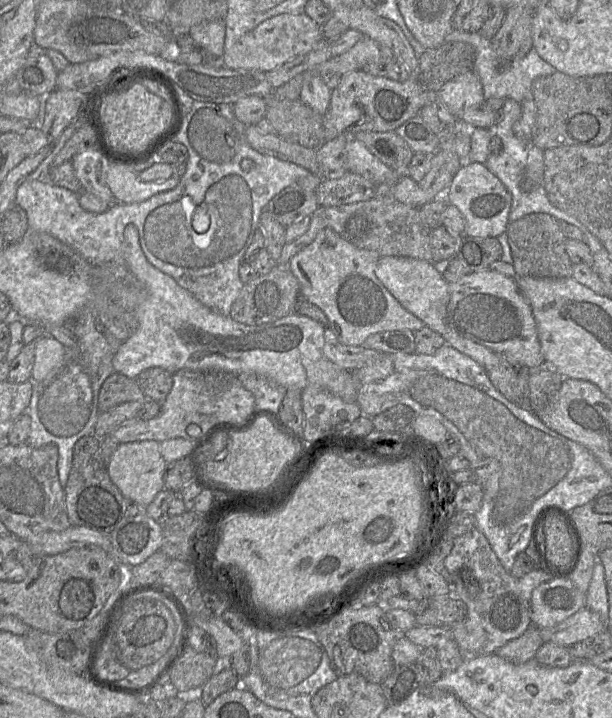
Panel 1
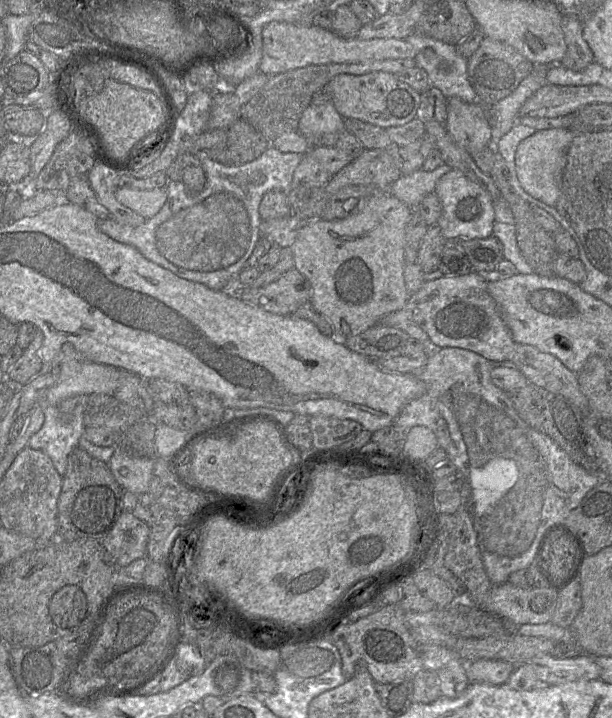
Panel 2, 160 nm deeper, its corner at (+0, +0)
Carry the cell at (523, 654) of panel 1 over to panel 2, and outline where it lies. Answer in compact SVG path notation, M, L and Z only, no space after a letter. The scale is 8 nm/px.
M482 659L467 664L466 673L470 683L490 685L505 684L516 665L497 659Z

